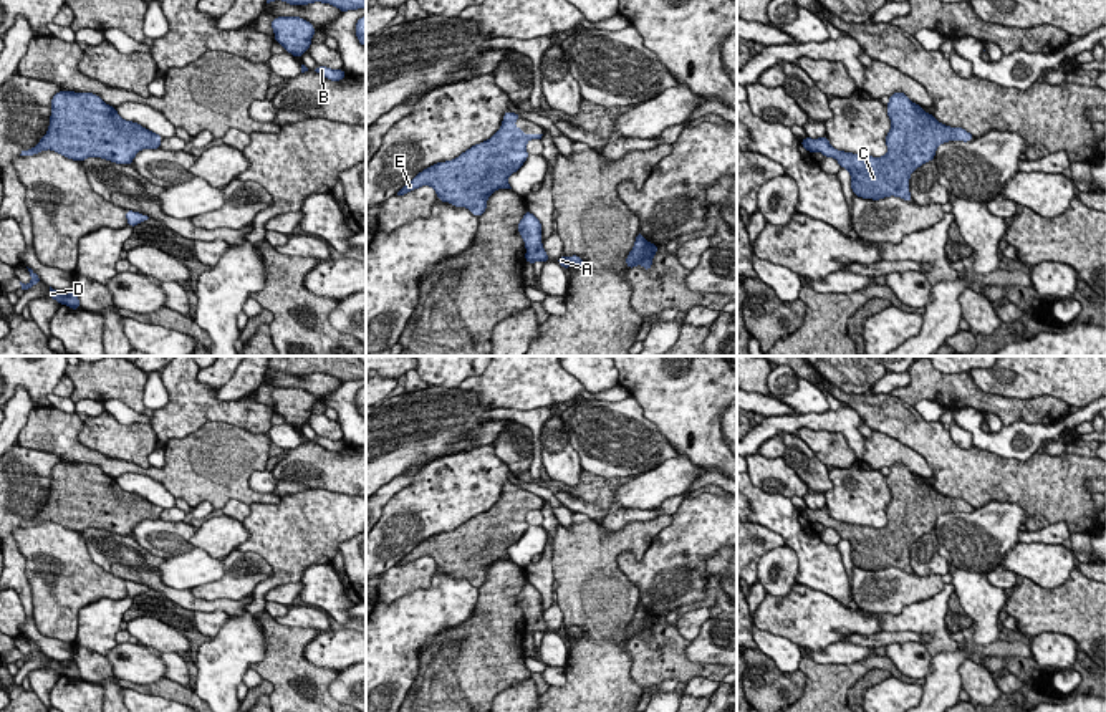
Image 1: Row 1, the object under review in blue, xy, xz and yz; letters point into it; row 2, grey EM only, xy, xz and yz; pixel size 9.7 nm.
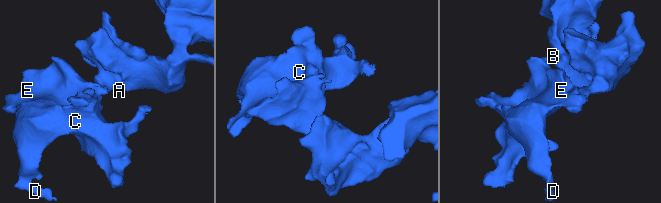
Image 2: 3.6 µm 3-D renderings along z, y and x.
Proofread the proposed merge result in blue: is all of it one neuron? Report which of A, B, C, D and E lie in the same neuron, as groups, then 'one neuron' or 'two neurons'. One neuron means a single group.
A B C D E | one neuron

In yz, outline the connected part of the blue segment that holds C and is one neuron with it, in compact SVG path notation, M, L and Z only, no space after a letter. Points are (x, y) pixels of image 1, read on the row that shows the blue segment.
M901 91L889 96L886 109L891 131L886 136L887 154L882 157L838 151L830 144L828 136L805 137L800 142L808 152L818 151L834 157L843 169L848 169L854 195L873 200L896 195L912 202L911 174L934 159L939 144L969 142L974 136L964 127L939 123L934 114L926 113Z

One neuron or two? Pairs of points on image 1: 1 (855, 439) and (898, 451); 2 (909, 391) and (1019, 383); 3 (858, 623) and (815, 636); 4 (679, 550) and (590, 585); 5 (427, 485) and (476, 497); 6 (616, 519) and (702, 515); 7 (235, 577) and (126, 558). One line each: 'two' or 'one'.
1: two
2: two
3: one
4: two
5: one
6: two
7: two

